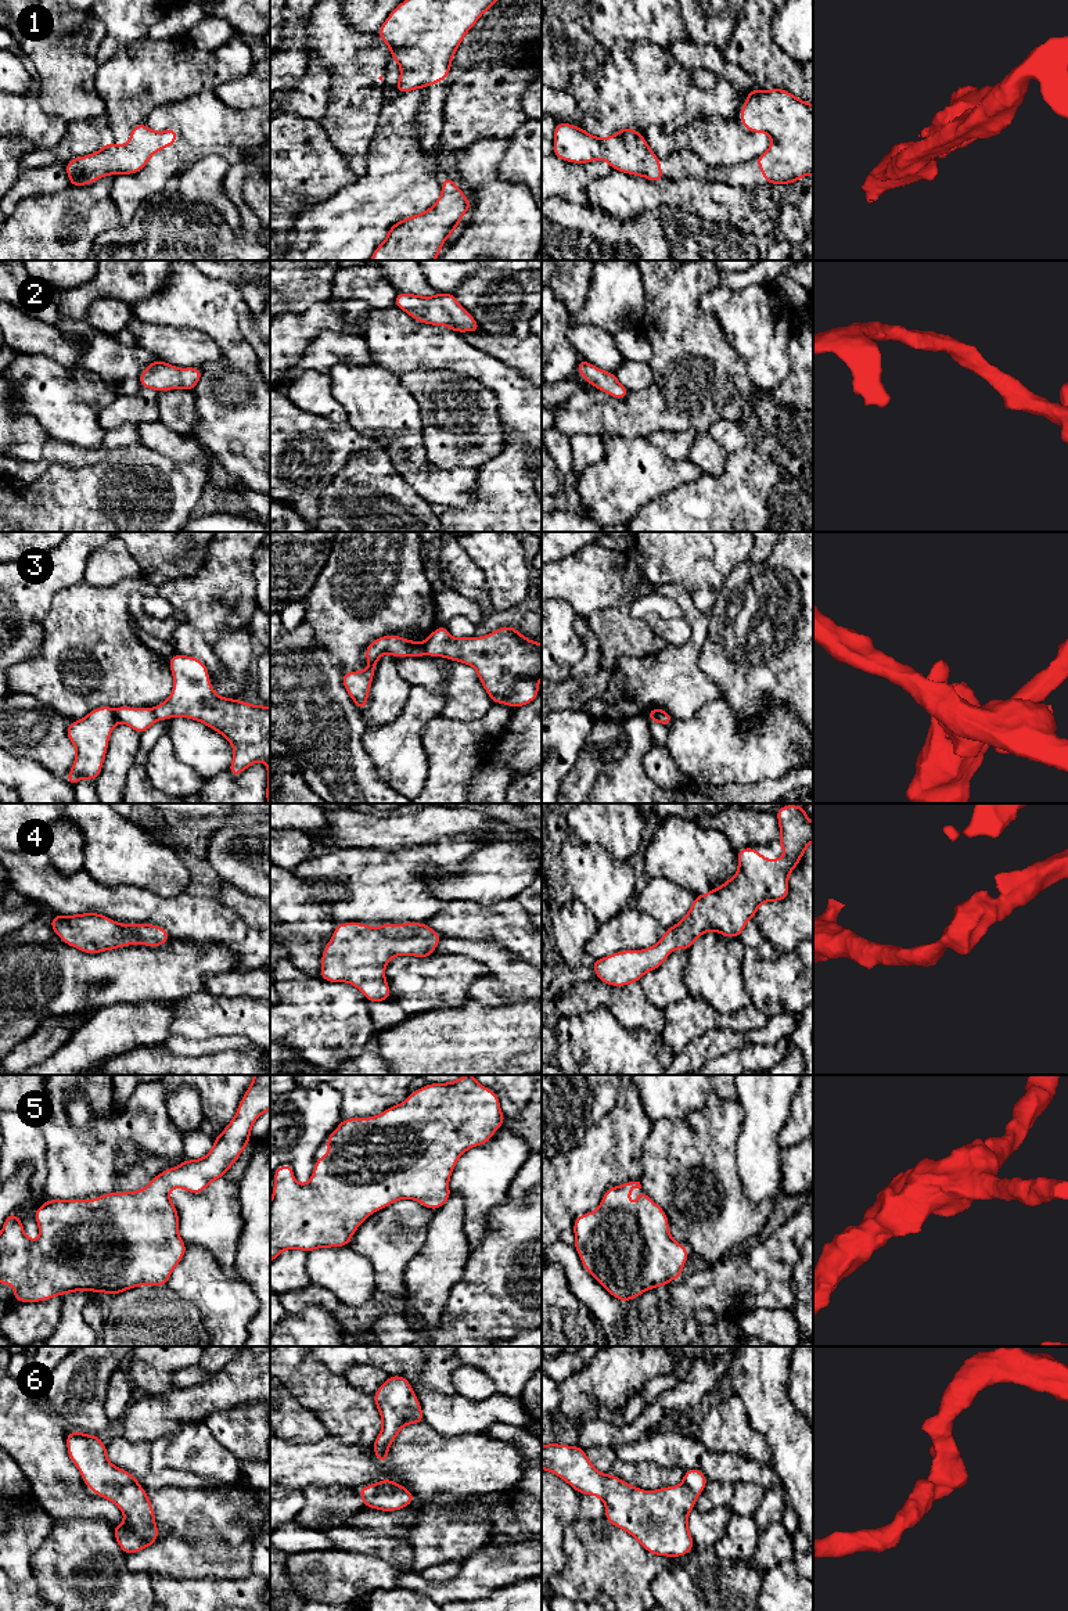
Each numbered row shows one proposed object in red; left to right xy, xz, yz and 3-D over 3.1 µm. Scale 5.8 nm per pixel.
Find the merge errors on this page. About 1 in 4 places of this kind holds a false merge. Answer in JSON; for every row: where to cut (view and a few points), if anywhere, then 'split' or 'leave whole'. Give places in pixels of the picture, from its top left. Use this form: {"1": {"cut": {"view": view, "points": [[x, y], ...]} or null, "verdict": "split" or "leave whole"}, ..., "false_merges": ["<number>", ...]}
{"1": {"cut": null, "verdict": "leave whole"}, "2": {"cut": null, "verdict": "leave whole"}, "3": {"cut": {"view": "xz", "points": [[423, 643], [427, 654]]}, "verdict": "split"}, "4": {"cut": null, "verdict": "leave whole"}, "5": {"cut": null, "verdict": "leave whole"}, "6": {"cut": null, "verdict": "leave whole"}, "false_merges": ["3"]}

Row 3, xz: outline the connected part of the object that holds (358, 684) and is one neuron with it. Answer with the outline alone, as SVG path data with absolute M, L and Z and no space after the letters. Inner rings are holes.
M395 634L374 639L364 650L364 658L370 666L359 672L342 672L342 684L360 712L366 709L377 662L382 654L391 654L396 658L427 655L425 646L420 641Z

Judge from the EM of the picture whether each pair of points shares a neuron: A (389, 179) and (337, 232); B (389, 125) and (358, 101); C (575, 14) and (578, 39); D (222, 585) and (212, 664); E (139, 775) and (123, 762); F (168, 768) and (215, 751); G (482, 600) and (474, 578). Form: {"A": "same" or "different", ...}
{"A": "same", "B": "different", "C": "same", "D": "same", "E": "different", "F": "different", "G": "same"}

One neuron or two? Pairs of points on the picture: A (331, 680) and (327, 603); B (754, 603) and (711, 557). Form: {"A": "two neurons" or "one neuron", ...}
{"A": "two neurons", "B": "two neurons"}

